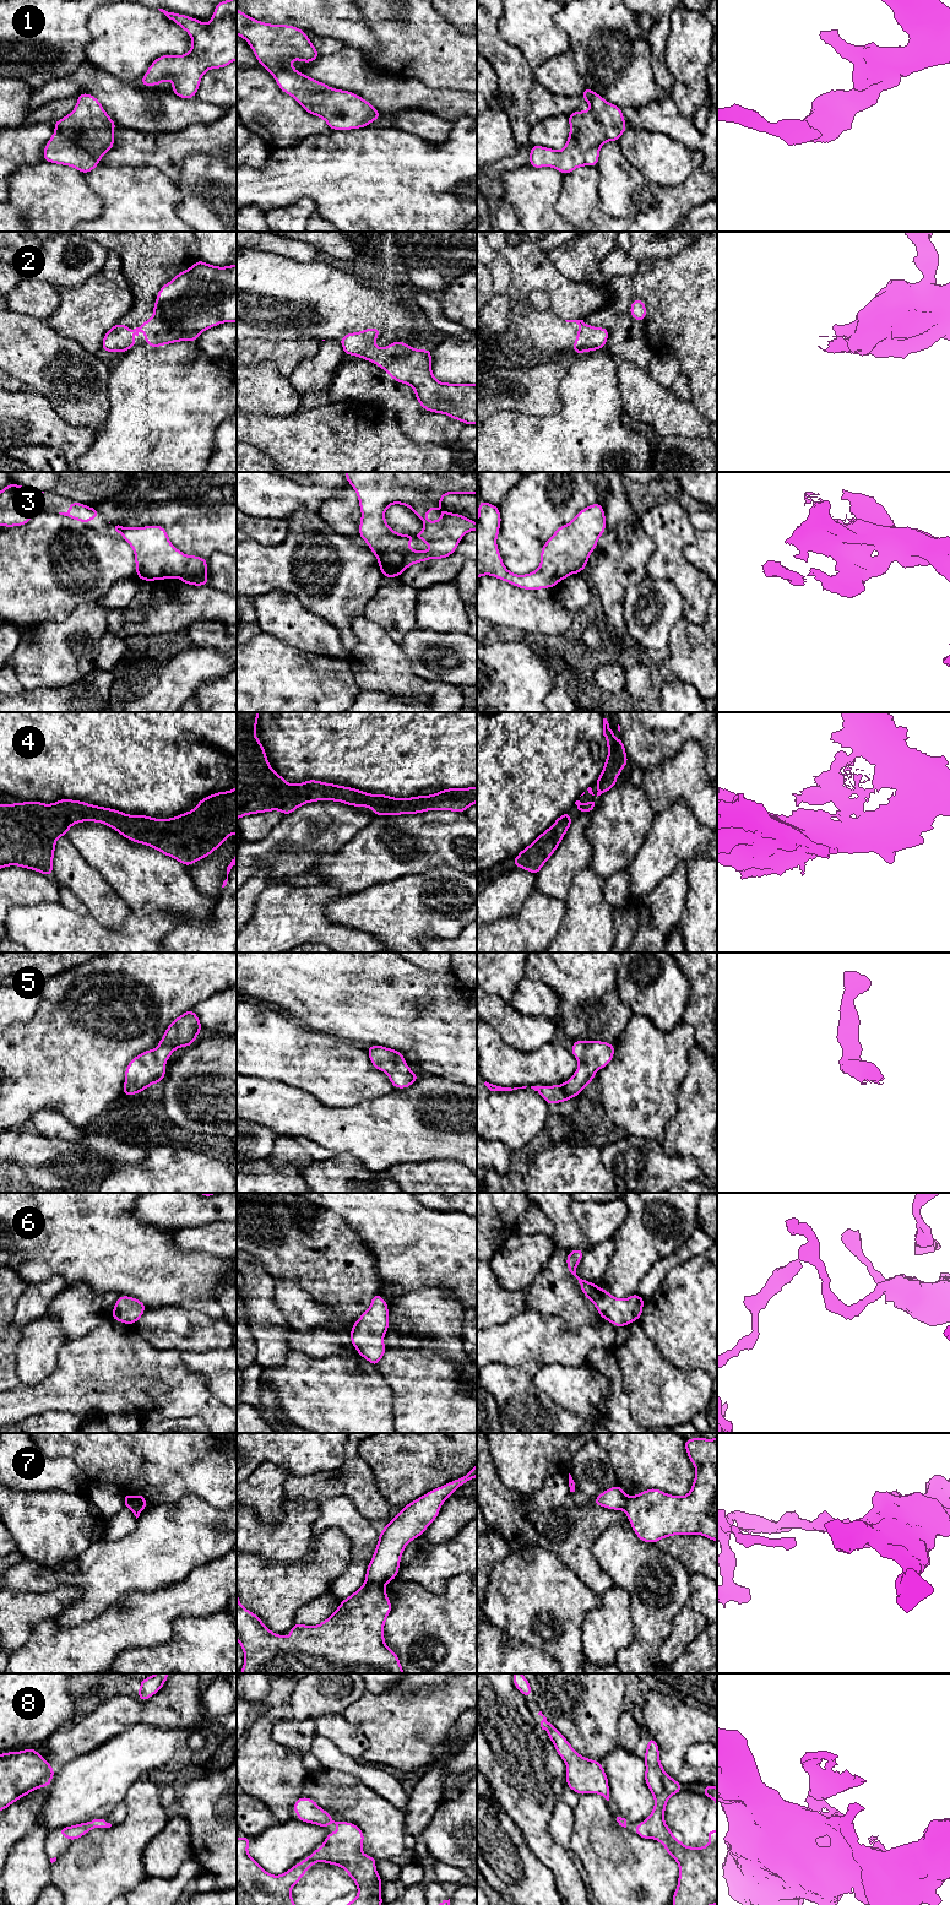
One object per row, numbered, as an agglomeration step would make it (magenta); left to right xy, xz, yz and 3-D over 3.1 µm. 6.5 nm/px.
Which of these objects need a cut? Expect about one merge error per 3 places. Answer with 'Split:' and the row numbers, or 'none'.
Split: 7

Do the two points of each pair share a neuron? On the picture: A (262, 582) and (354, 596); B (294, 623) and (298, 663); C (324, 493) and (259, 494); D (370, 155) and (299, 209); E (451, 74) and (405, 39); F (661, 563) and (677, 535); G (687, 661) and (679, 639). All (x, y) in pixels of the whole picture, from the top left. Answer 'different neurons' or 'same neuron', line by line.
A: same neuron
B: different neurons
C: same neuron
D: different neurons
E: same neuron
F: same neuron
G: same neuron

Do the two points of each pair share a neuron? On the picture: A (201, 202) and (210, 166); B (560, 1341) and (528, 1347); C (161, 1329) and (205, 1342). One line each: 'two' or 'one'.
A: one
B: one
C: one

